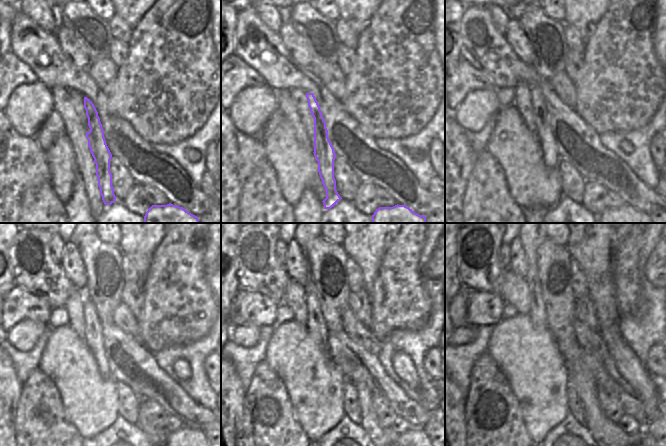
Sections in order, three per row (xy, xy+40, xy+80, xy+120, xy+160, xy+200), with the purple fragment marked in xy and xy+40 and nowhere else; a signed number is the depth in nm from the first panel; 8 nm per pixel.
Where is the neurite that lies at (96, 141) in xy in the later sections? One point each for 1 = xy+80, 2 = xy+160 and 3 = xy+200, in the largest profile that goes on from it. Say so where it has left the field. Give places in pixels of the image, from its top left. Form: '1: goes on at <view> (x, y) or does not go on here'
1: goes on at xy+80 (550, 155)
2: goes on at xy+160 (316, 324)
3: goes on at xy+200 (531, 243)

